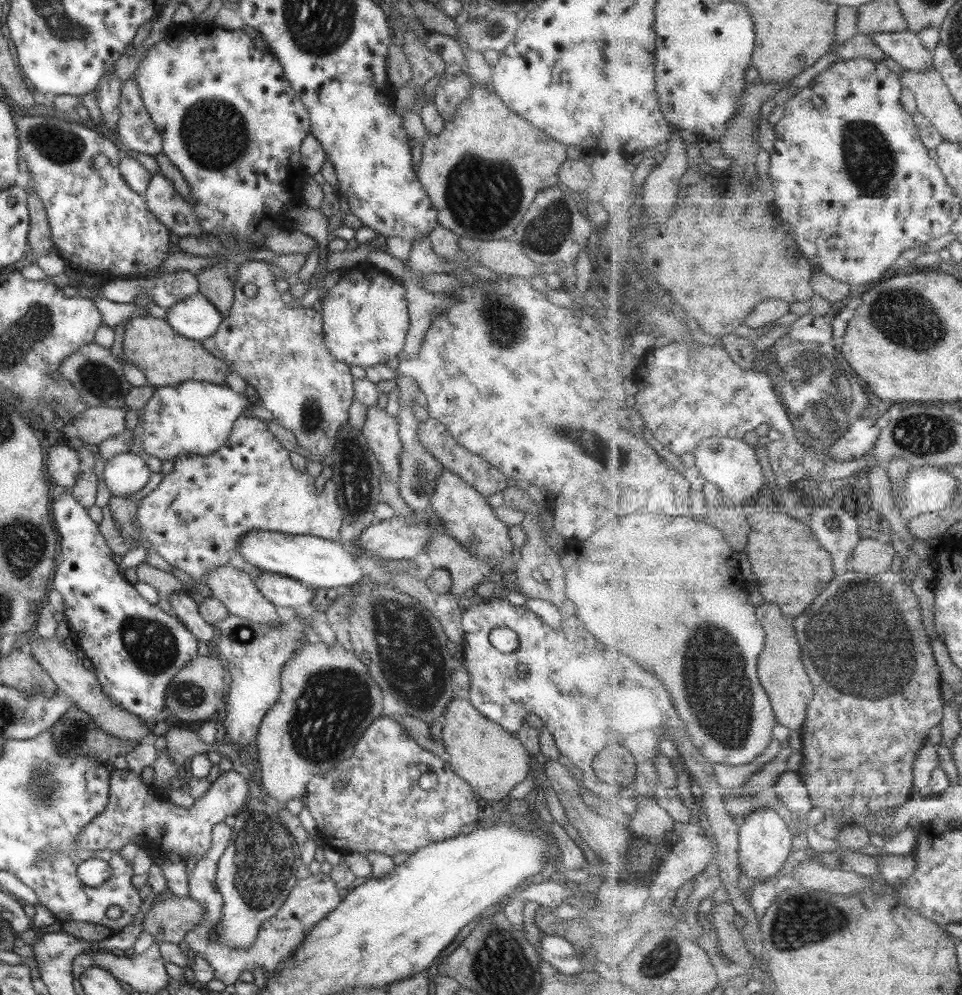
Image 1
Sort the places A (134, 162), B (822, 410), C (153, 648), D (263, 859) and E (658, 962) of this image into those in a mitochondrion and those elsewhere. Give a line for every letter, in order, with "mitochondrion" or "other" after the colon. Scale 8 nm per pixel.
A: other
B: mitochondrion
C: mitochondrion
D: mitochondrion
E: mitochondrion

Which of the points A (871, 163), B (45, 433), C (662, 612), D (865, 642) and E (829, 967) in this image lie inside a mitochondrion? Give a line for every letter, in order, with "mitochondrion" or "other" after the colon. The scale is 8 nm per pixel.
A: mitochondrion
B: other
C: other
D: mitochondrion
E: other

